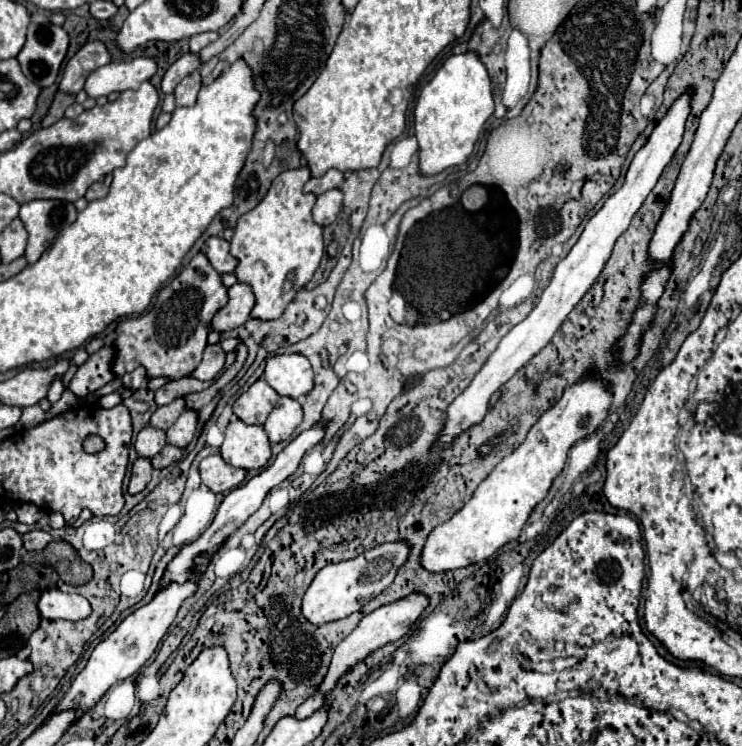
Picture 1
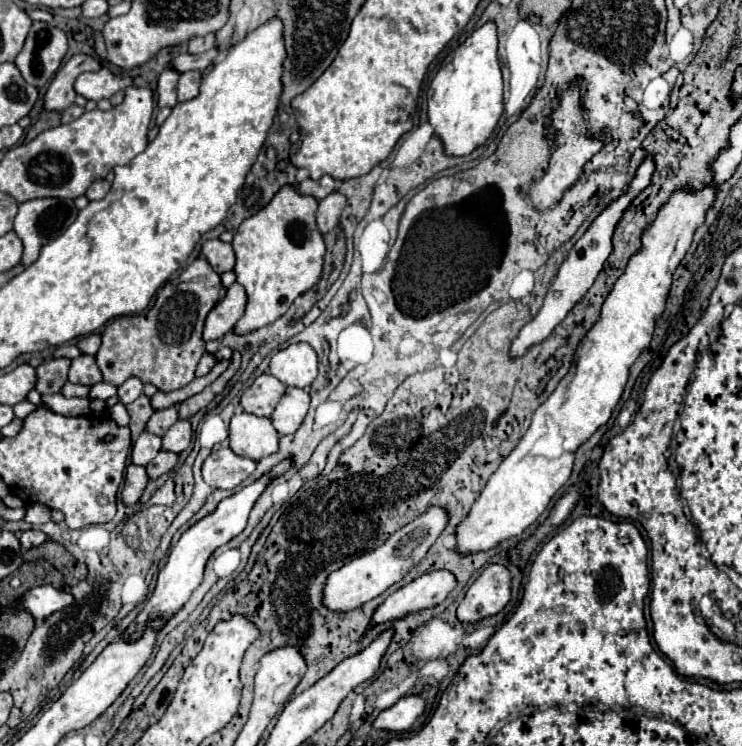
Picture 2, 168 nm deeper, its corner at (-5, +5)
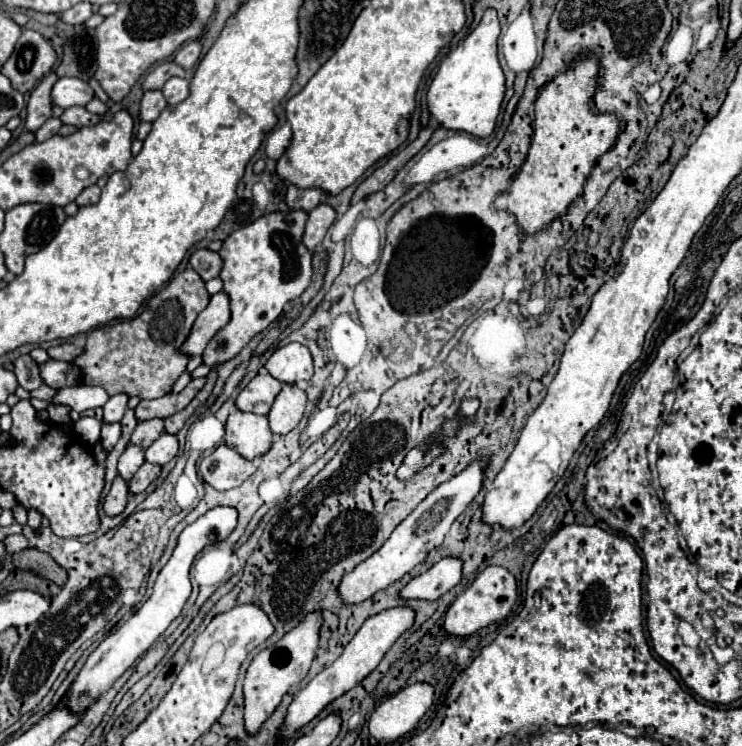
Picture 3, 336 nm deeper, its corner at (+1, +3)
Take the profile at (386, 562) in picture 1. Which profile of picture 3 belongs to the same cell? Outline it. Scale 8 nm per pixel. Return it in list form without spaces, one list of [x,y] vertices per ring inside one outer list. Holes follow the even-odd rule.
[[[482,456],[472,460],[466,470],[454,474],[450,480],[446,480],[444,484],[436,486],[422,502],[416,510],[412,510],[408,514],[408,518],[404,518],[396,530],[392,532],[392,536],[384,542],[384,546],[380,550],[376,550],[368,560],[364,560],[362,564],[358,564],[350,574],[346,574],[340,582],[340,596],[346,604],[356,604],[356,602],[364,602],[370,596],[374,596],[376,592],[384,590],[386,586],[390,586],[392,582],[400,580],[406,572],[410,572],[416,564],[420,564],[430,550],[438,548],[444,540],[444,536],[448,534],[450,526],[454,524],[454,520],[468,508],[468,504],[478,496],[482,482],[484,482],[484,474],[488,468],[488,460],[490,456]]]

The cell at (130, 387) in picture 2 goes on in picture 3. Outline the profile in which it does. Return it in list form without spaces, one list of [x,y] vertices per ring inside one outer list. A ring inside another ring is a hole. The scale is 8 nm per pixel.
[[[112,396],[106,404],[104,404],[104,420],[106,424],[112,424],[112,422],[120,422],[122,416],[124,416],[124,410],[126,410],[126,402],[128,402],[128,396]]]

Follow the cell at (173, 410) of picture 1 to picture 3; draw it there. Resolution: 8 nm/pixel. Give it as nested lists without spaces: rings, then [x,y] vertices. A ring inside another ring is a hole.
[[[152,418],[152,420],[138,422],[136,430],[132,432],[130,444],[136,444],[140,448],[148,448],[154,440],[160,438],[162,432],[164,432],[164,422],[160,418]]]

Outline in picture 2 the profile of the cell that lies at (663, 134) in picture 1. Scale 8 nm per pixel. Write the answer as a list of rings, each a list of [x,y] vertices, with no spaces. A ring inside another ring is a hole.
[[[646,154],[646,158],[642,160],[642,164],[638,166],[638,170],[636,170],[636,174],[634,174],[634,178],[632,178],[628,190],[626,190],[622,196],[618,196],[614,202],[610,202],[610,204],[592,220],[592,224],[588,226],[588,230],[584,232],[584,236],[578,238],[578,242],[574,244],[574,248],[572,248],[570,254],[568,254],[568,258],[562,262],[562,266],[560,266],[556,278],[552,280],[552,284],[550,284],[550,288],[548,288],[548,294],[546,294],[546,298],[544,298],[542,308],[540,308],[538,314],[518,332],[518,336],[512,340],[512,344],[510,344],[510,358],[520,358],[520,356],[524,356],[532,346],[544,342],[544,340],[552,334],[552,330],[566,318],[566,314],[576,306],[576,302],[590,290],[590,286],[592,286],[594,280],[598,278],[598,274],[600,274],[604,262],[608,260],[608,256],[610,256],[612,250],[614,250],[614,248],[612,248],[612,234],[614,234],[614,230],[616,230],[620,218],[622,218],[624,212],[630,208],[630,204],[640,196],[640,192],[650,186],[654,170],[656,170],[656,160],[654,160],[652,154]]]

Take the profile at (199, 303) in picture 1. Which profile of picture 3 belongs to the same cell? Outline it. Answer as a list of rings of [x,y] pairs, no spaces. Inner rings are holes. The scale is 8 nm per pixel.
[[[186,268],[148,300],[138,316],[92,330],[84,352],[72,360],[82,372],[82,384],[102,386],[110,396],[128,394],[140,400],[154,400],[168,394],[188,364],[188,356],[180,354],[178,348],[188,338],[196,316],[208,306],[208,300],[210,294],[204,288],[204,280],[192,268]]]

